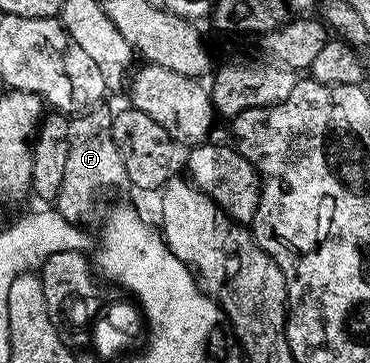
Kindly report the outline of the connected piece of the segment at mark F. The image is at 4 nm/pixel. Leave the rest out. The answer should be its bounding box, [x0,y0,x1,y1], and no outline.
[56,107,127,223]

